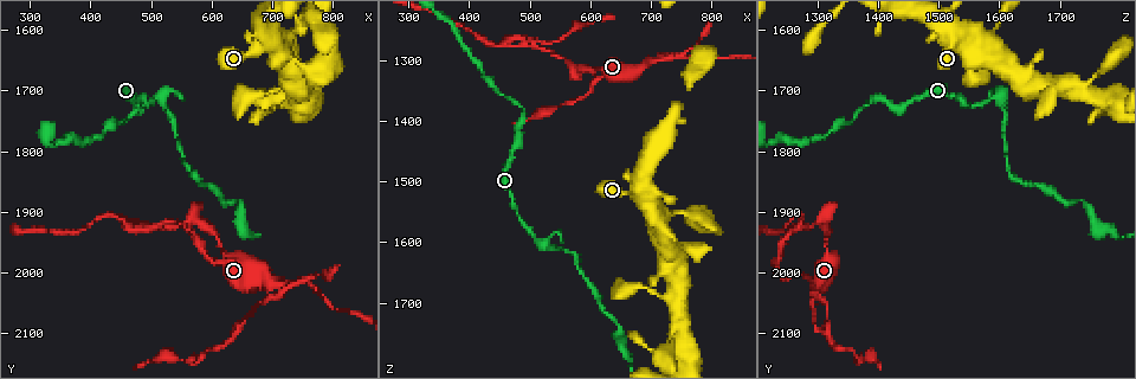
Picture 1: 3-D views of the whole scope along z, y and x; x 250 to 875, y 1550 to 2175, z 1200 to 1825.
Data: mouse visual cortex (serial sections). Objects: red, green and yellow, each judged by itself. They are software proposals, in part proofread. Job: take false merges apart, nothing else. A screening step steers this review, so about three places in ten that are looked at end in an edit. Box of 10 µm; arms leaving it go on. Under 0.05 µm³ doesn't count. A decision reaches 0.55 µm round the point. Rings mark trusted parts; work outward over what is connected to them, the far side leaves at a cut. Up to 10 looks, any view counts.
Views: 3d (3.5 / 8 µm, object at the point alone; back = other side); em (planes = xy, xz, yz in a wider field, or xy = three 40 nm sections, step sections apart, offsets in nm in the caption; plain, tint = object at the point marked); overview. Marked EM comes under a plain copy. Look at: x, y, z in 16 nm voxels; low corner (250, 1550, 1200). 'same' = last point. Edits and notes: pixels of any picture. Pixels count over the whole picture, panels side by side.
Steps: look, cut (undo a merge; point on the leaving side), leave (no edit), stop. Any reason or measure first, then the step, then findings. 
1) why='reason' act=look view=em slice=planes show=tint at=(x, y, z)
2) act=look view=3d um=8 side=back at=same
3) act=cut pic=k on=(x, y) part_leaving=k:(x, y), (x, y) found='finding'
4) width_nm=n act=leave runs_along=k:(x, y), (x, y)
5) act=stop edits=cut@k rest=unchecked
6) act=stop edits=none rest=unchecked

why='sharp bend' act=look view=3d um=8 side=back at=(485, 1715, 1395)

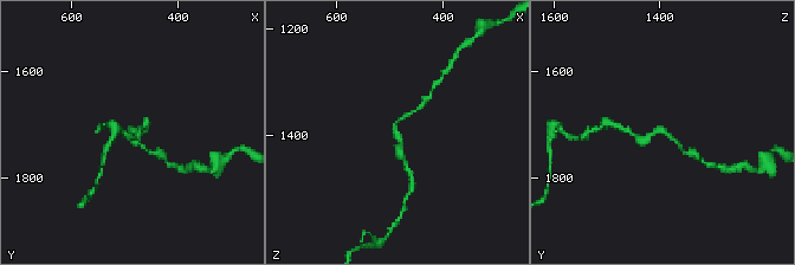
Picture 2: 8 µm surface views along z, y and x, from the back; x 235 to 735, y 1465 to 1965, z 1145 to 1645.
arm_widths_nm=150,250 act=look view=em slice=xy step=2 show=tint at=same

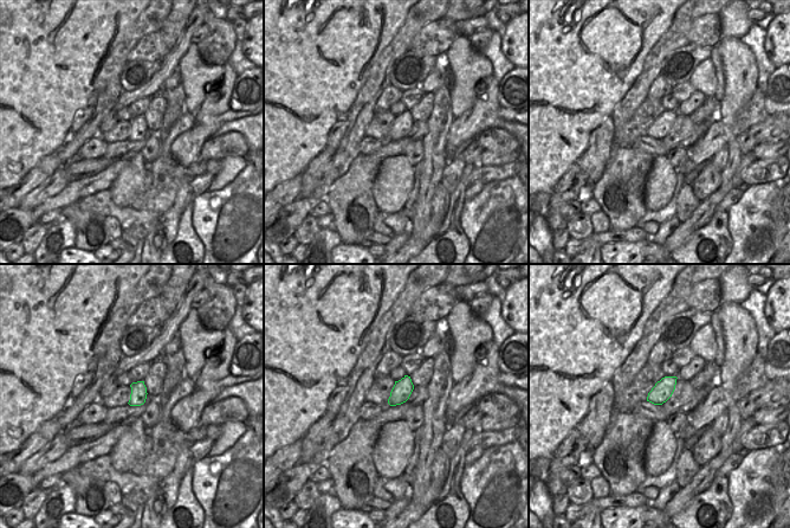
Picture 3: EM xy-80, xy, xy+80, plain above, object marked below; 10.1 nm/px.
act=leave runs_along=2:(633, 135), (663, 131), (683, 152) found='one cell here'

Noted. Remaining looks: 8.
why='thin arm on a thick one' act=look view=3d um=8 at=(695, 2020, 1300)

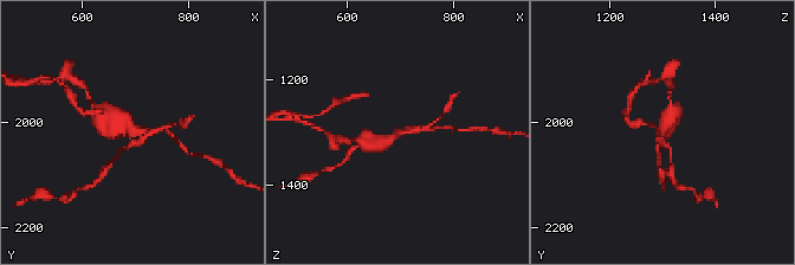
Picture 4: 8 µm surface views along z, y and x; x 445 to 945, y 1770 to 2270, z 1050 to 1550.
arms=3 arm_widths_nm=100,200,500 act=look view=em slice=xy step=1 show=tint at=same

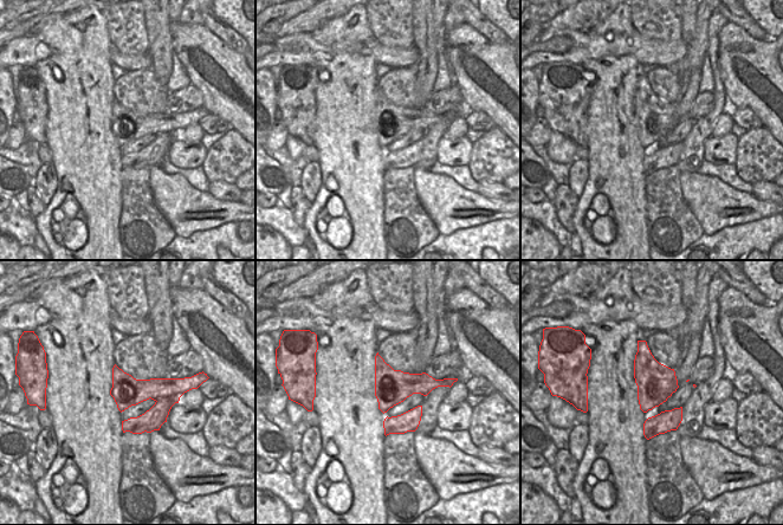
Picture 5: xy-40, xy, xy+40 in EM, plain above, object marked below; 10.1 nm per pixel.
act=cut pic=4 on=(634, 124) found='two cells meet here'

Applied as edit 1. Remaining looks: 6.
act=look view=overview

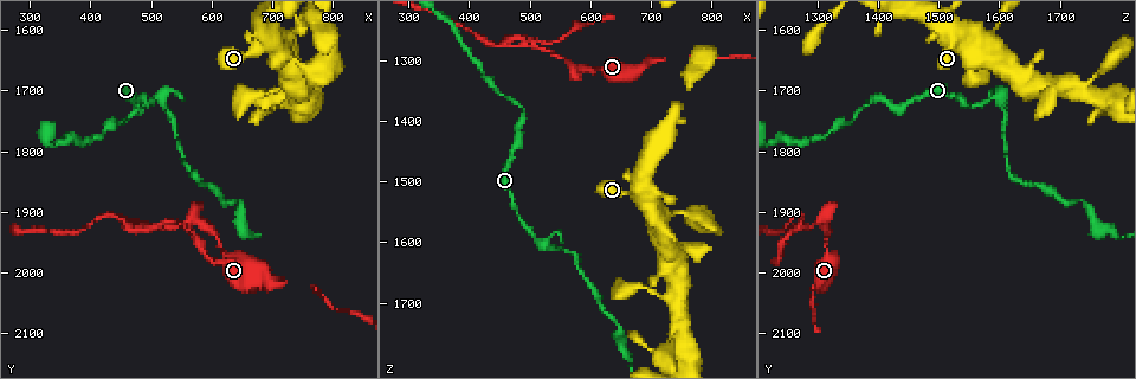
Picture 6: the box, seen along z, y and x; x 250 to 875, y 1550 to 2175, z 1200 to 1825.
why='abrupt turn' act=look view=3d um=3.5 at=(505, 1920, 1275)

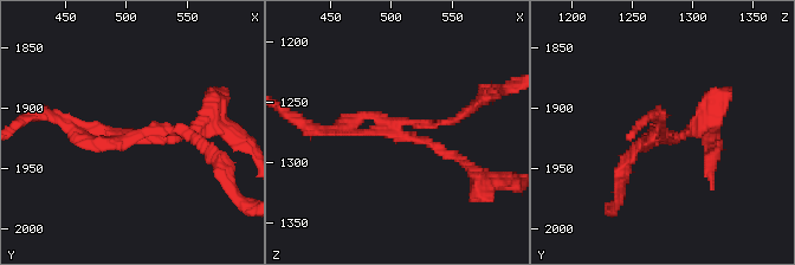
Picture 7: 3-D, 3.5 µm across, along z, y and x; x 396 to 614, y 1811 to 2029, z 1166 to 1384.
arms=3 arm_widths_nm=100,150,150 act=look view=em slice=xy step=5 show=tint at=(508, 1924, 1276)

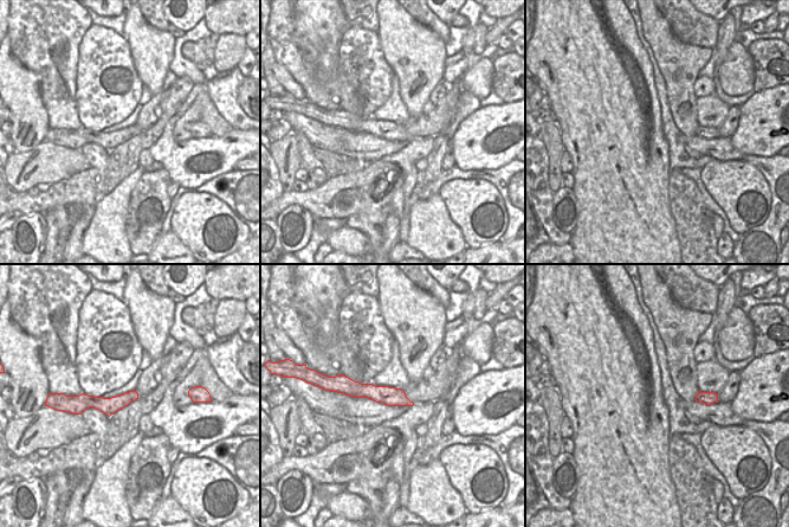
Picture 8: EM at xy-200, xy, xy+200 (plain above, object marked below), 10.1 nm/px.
act=cut pic=7 on=(179, 127) found='two cells meet here'

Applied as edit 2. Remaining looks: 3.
why='redraw' act=look view=overview

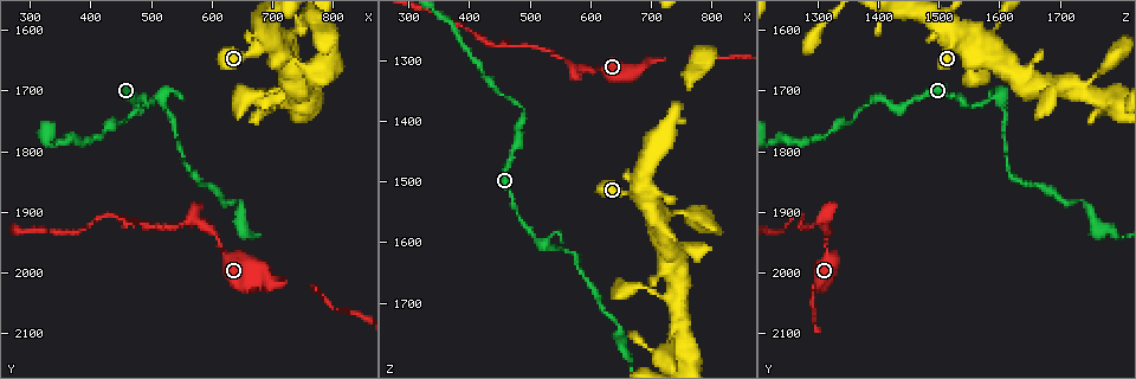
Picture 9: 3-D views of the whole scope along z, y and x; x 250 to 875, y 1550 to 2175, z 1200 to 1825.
why='abrupt turn' act=look view=3d um=3.5 at=(520, 1715, 1600)

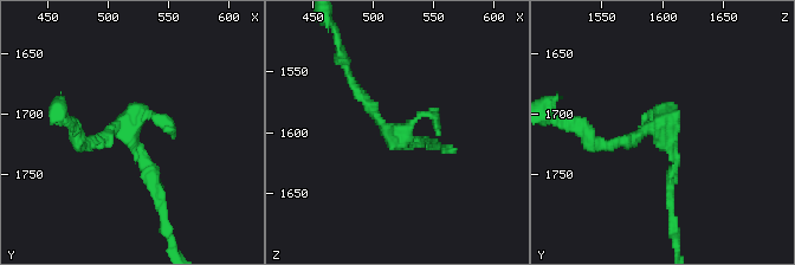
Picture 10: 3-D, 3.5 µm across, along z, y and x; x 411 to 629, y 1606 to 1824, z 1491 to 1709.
why='now the EM' act=look view=em slice=planes show=tint at=(520, 1716, 1602)

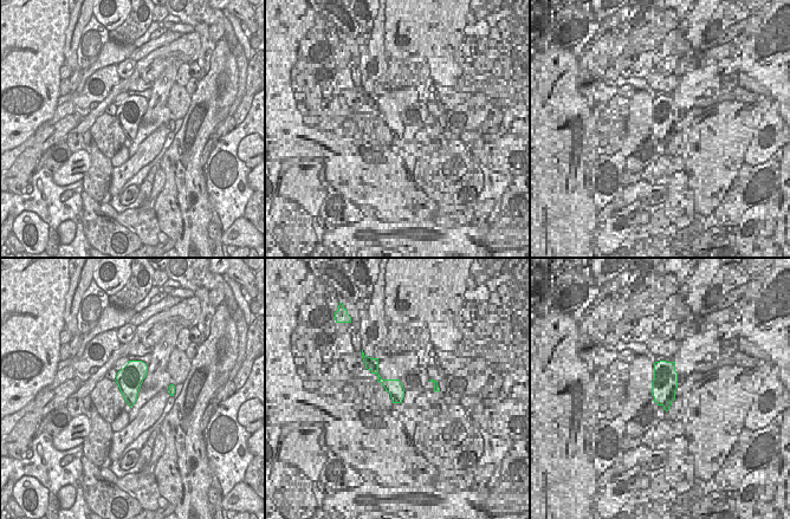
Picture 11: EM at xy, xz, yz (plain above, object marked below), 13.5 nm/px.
act=leave runs_along=10:(86, 144), (123, 127), (160, 202) found='all the same cell'

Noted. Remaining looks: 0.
act=stop edits=cut@4,cut@7 rest=unchecked

